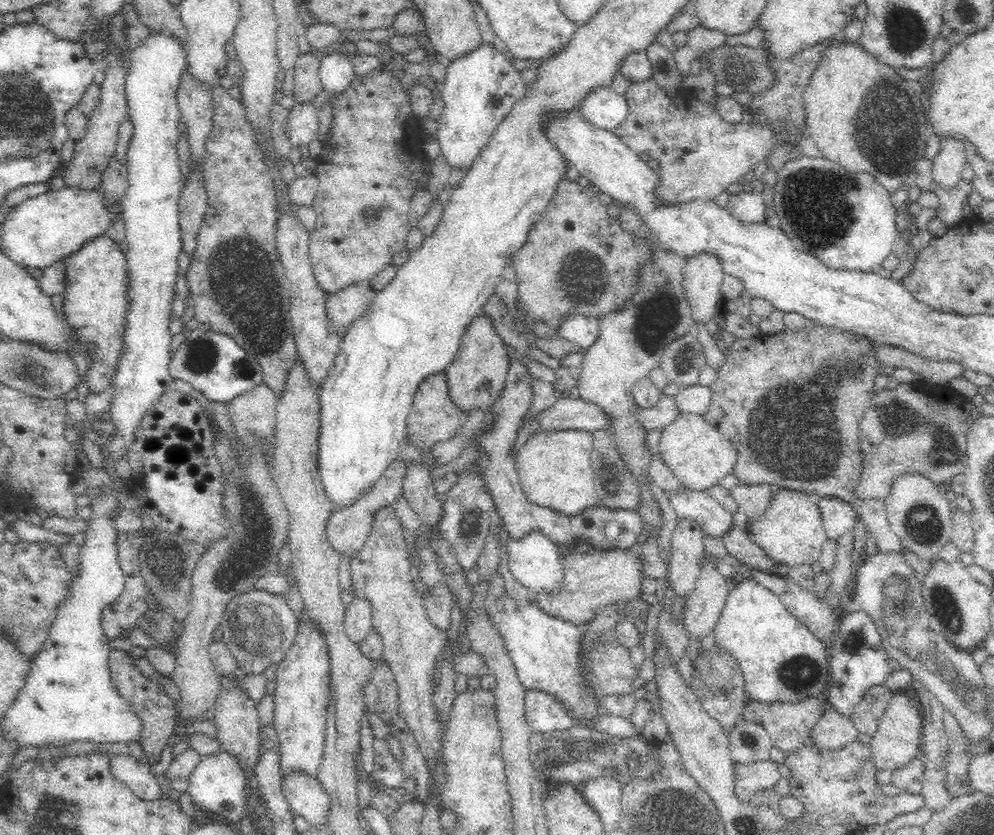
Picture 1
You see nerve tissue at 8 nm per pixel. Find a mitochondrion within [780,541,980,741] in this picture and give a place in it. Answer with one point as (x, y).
(947, 603)

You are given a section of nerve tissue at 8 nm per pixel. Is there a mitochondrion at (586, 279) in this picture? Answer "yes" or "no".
yes

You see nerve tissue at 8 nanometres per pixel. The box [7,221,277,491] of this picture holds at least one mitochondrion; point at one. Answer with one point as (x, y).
(203, 355)

